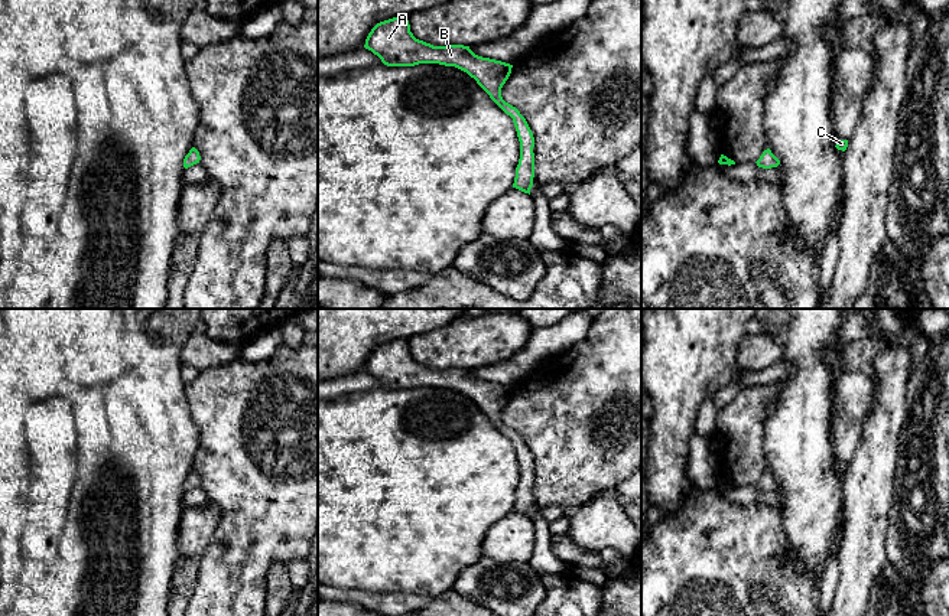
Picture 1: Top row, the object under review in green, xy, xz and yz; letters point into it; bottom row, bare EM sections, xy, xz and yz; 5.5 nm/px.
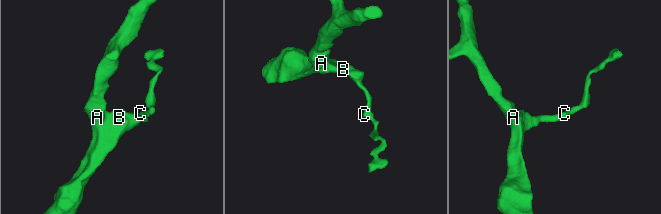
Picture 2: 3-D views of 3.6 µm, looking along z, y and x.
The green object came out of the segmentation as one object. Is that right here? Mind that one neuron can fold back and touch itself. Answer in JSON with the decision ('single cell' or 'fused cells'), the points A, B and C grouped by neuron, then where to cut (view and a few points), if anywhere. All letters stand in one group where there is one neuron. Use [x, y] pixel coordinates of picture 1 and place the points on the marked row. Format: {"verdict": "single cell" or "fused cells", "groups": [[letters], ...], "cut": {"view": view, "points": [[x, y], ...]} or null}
{"verdict": "single cell", "groups": [["A", "B", "C"]], "cut": null}

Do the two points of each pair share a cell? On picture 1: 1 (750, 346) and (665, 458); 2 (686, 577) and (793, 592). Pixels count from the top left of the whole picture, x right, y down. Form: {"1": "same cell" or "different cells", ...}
{"1": "different cells", "2": "same cell"}

